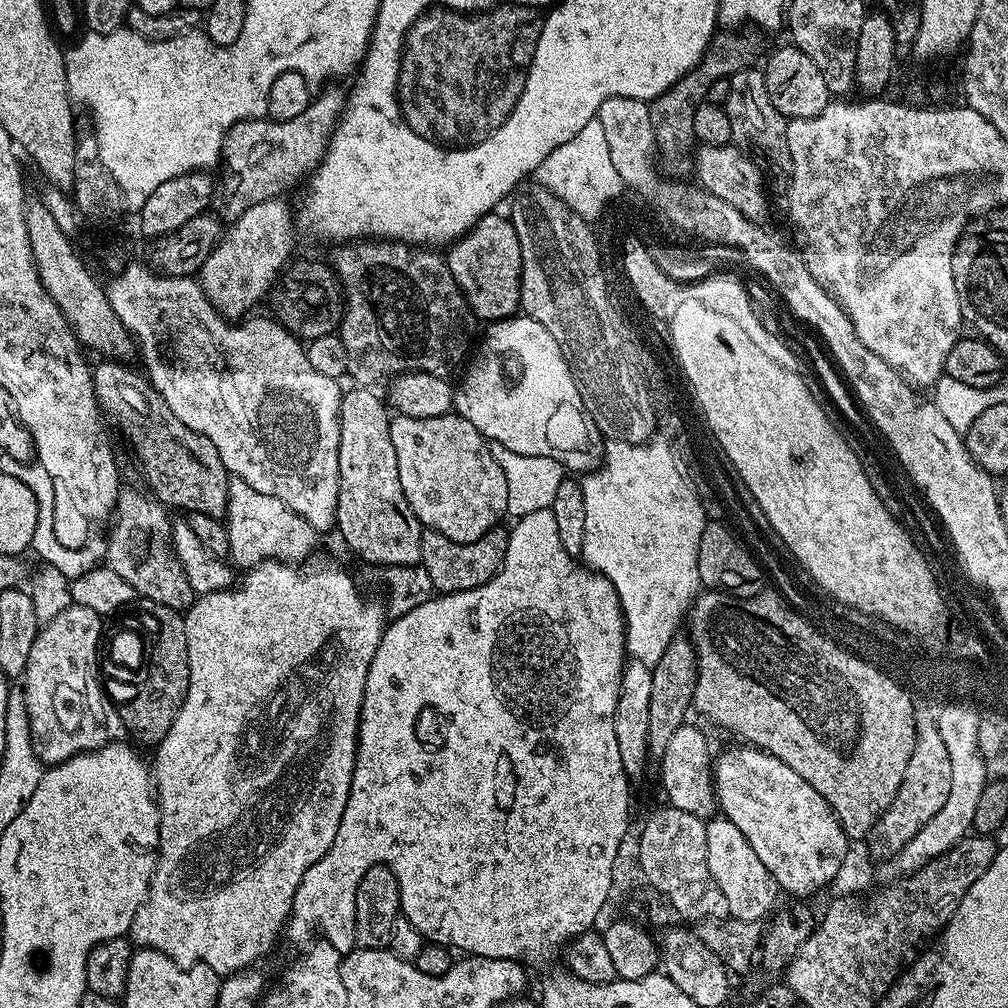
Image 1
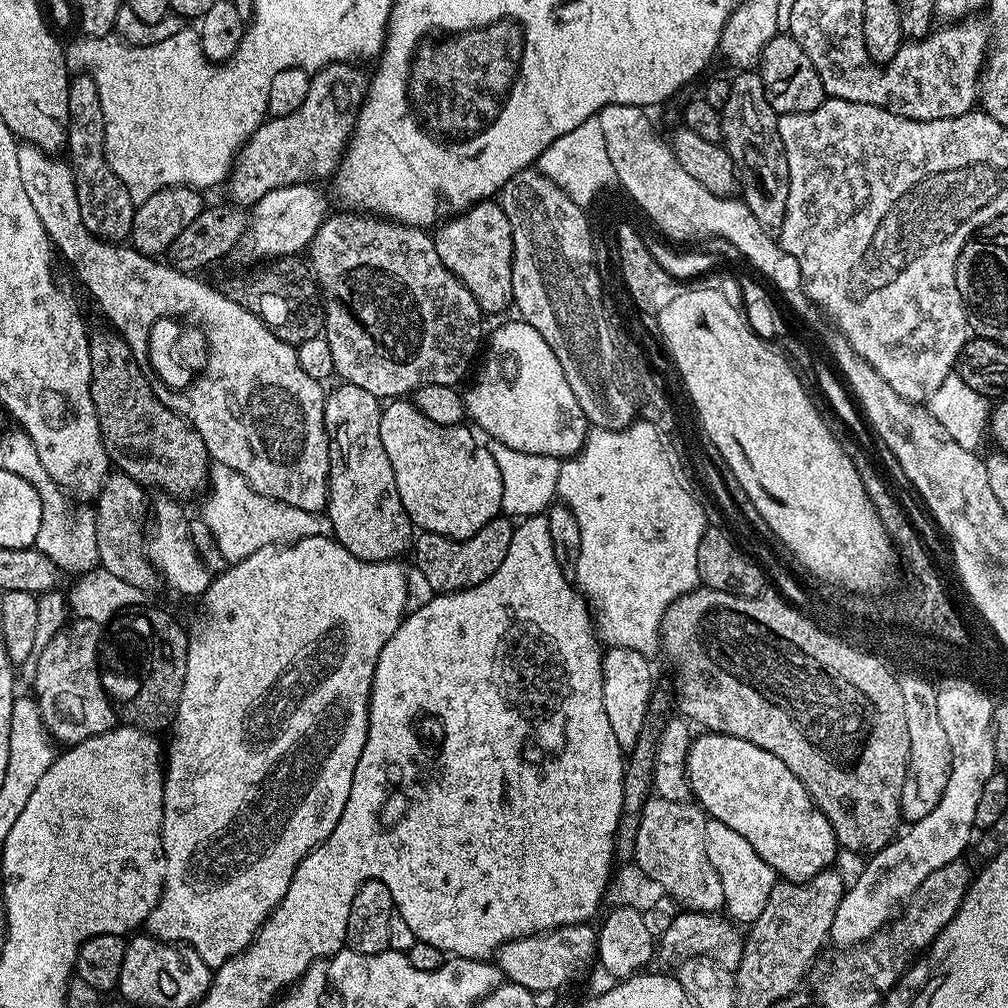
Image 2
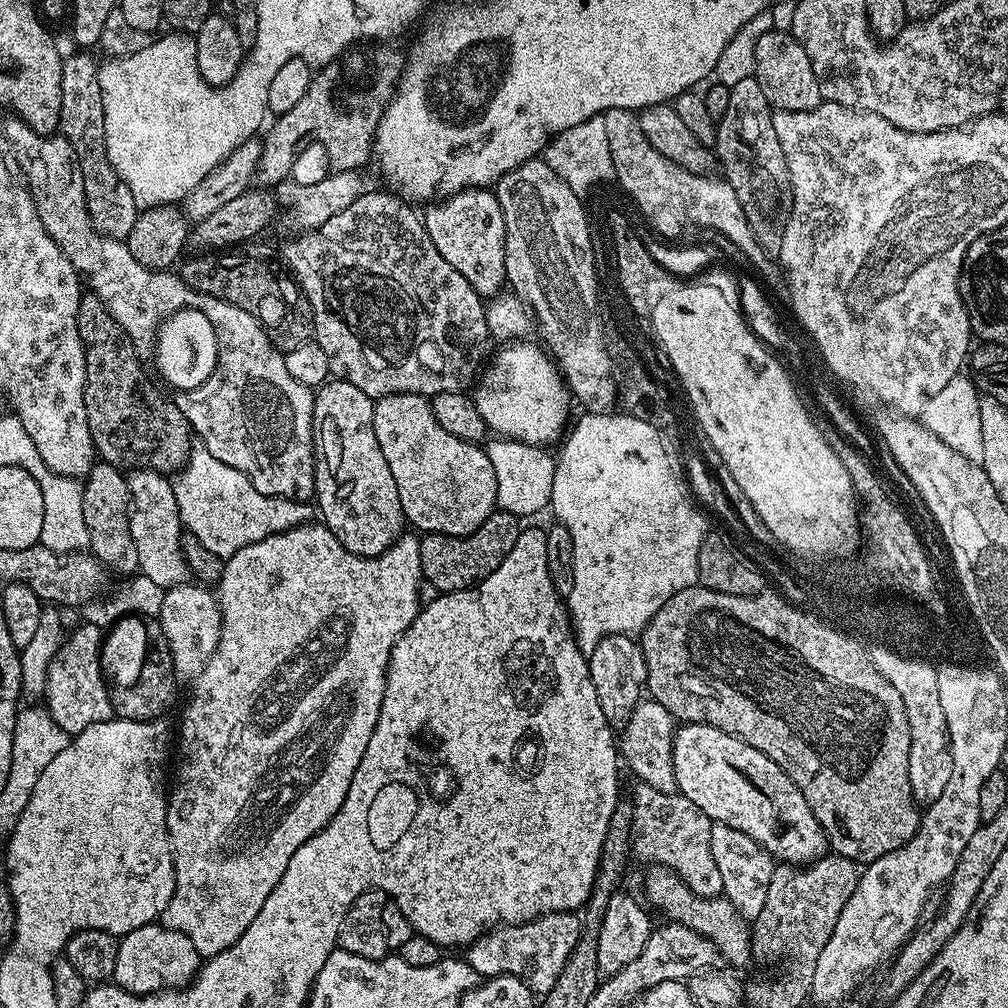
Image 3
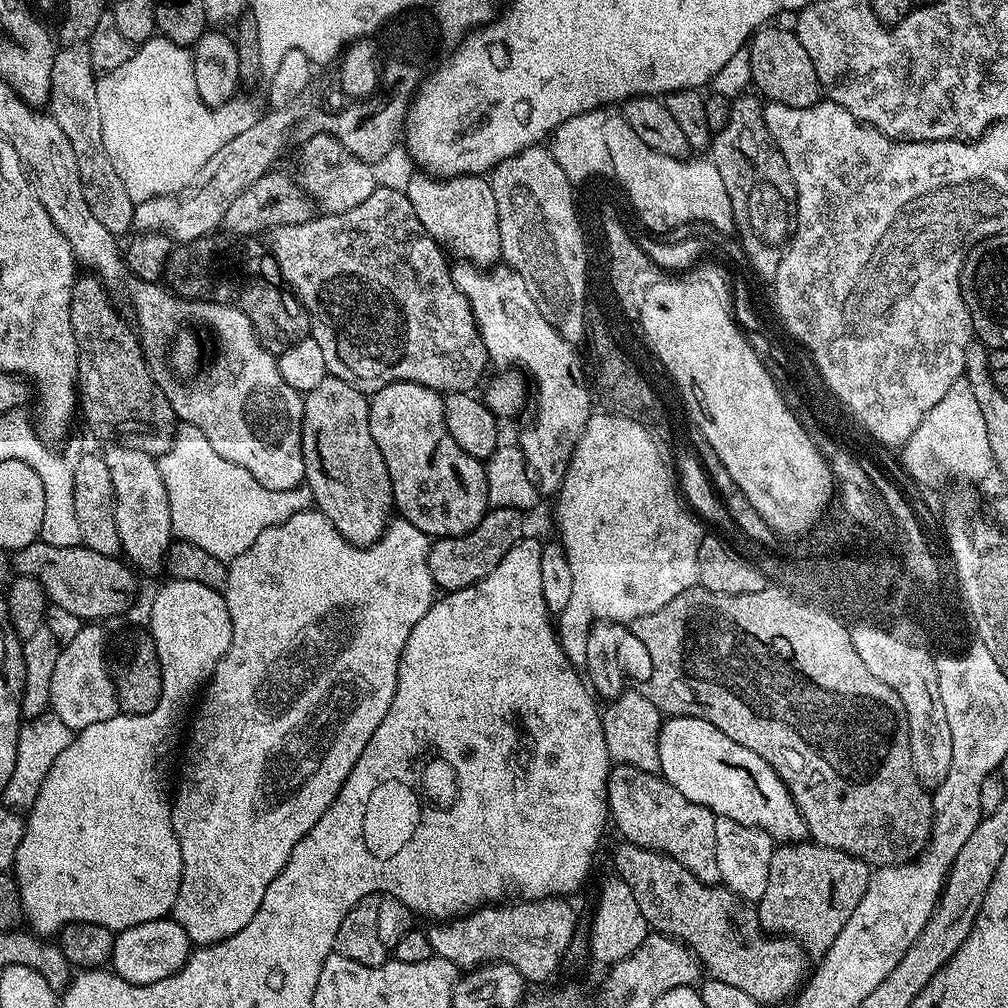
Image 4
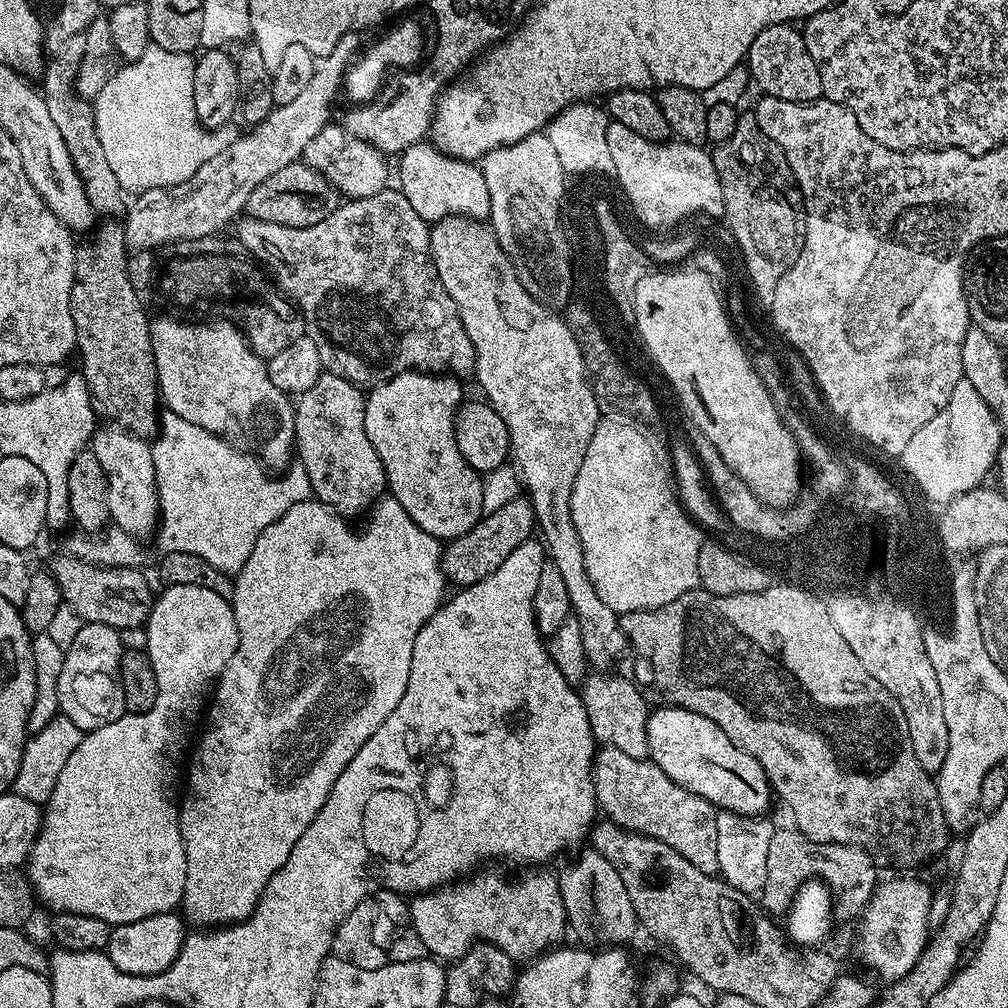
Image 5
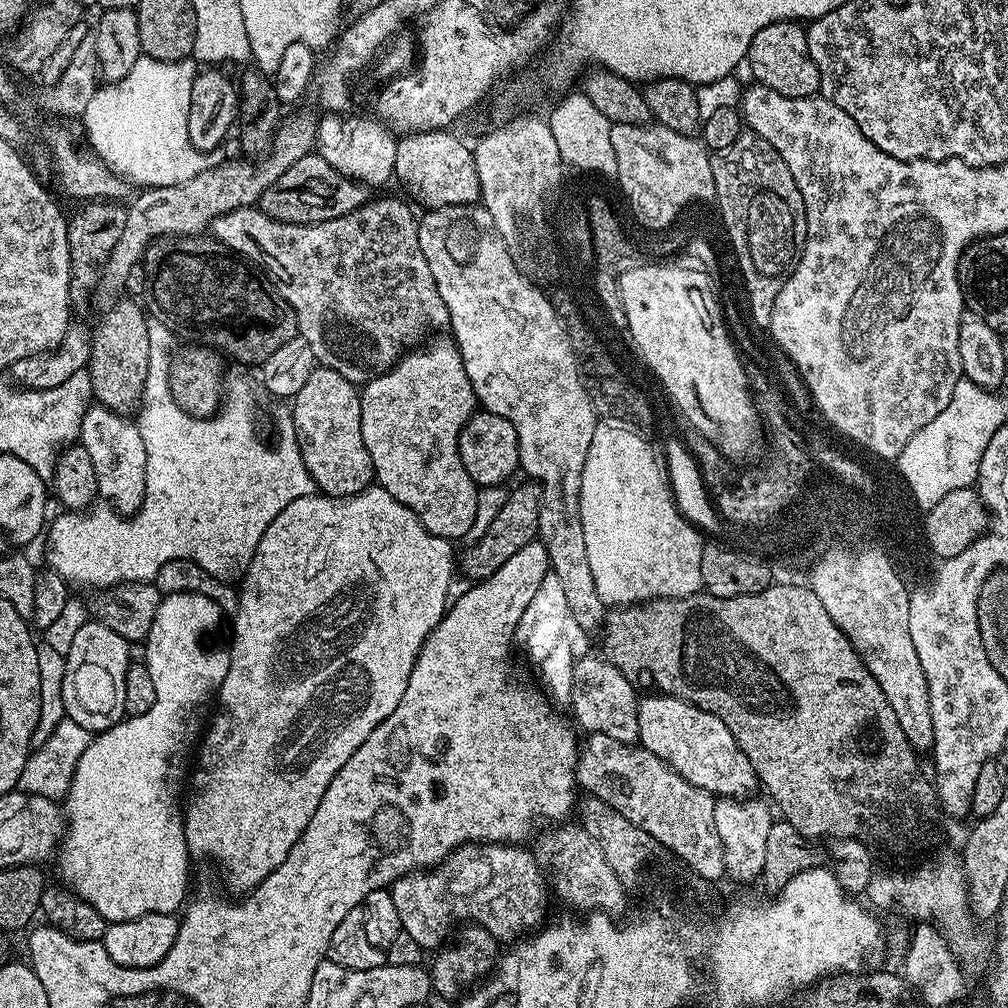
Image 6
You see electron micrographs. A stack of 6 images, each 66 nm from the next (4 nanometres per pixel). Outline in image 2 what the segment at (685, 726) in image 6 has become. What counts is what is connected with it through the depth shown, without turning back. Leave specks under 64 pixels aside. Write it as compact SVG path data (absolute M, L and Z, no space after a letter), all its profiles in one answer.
M720 732L700 735L693 739L688 748L688 786L695 803L711 819L730 826L730 830L738 830L738 834L742 834L742 838L758 850L758 858L776 871L780 880L793 880L795 884L801 884L803 880L814 878L814 874L835 865L832 863L836 860L838 845L832 823L810 798L806 786L794 778L794 773L786 767L782 758L774 758L770 750L762 750L762 746L754 746L754 742L746 742L742 738L723 736Z

